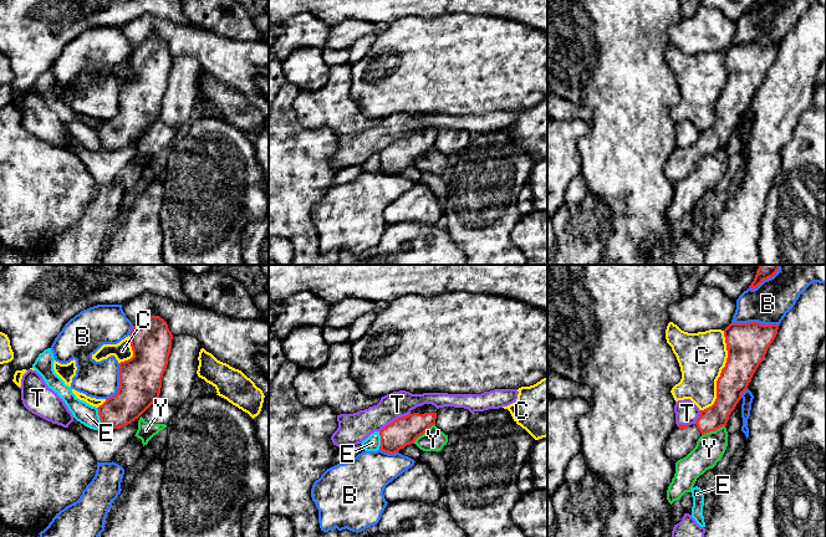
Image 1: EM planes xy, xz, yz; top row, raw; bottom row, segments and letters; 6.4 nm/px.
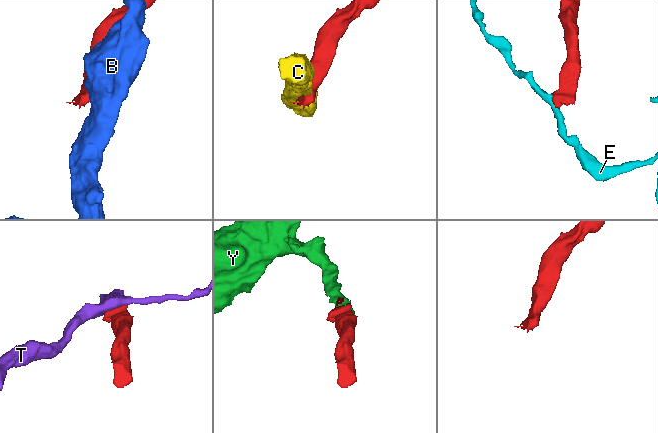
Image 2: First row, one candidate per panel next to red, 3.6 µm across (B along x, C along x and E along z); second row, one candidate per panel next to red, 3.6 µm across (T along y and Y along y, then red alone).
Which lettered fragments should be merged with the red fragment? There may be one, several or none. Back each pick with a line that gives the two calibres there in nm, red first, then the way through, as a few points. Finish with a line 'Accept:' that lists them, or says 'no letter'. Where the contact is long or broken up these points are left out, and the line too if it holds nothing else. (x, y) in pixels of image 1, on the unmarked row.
Accept: no letter

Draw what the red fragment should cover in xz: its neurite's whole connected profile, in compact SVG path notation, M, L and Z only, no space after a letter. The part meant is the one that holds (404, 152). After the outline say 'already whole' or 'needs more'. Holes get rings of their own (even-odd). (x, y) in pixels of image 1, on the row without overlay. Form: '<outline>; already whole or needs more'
M424 126L411 132L406 138L398 139L379 153L379 172L396 175L402 169L414 165L415 160L423 157L435 145L438 131L432 126Z; needs more

